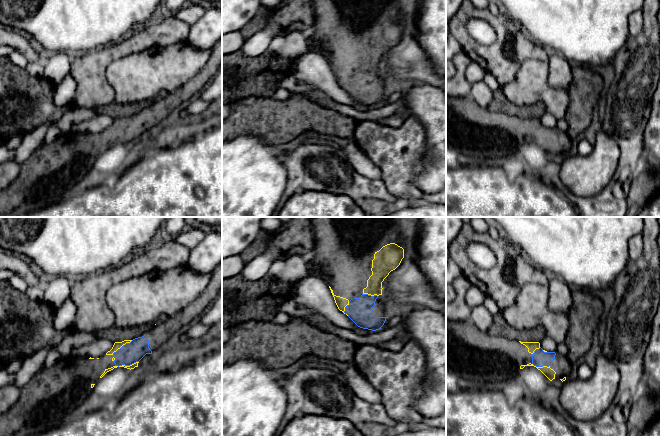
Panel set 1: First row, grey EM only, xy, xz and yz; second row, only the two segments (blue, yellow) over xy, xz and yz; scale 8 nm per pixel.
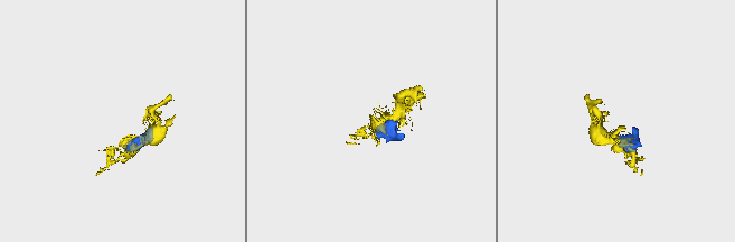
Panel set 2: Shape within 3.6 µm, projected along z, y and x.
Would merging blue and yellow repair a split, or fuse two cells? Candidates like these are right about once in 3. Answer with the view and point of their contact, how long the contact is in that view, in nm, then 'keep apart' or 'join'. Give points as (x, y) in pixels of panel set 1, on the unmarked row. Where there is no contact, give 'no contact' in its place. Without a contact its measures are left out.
contact xy (126, 141); length 200 nm; join

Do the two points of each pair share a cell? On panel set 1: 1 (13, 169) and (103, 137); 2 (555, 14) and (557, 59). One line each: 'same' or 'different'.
1: different
2: different

